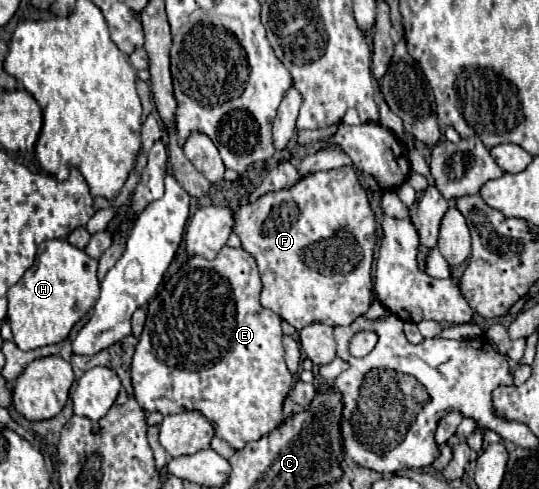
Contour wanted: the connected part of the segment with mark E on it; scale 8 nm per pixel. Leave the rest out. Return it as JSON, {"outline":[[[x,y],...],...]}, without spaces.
{"outline":[[[224,246],[214,260],[194,256],[158,296],[158,302],[154,298],[148,304],[148,318],[132,358],[138,404],[146,412],[200,412],[214,424],[216,436],[236,450],[278,428],[292,374],[284,364],[282,320],[260,304],[254,256],[230,246]]]}

